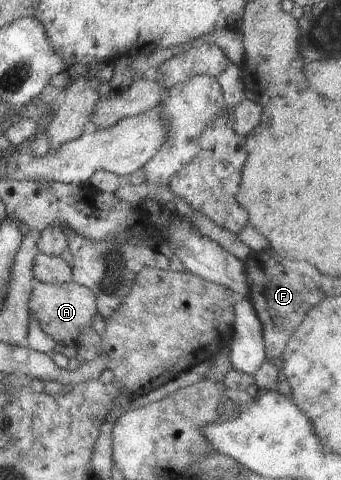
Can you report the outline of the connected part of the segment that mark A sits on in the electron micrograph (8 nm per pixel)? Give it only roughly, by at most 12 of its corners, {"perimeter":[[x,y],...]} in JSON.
{"perimeter":[[33,280],[28,307],[56,345],[76,345],[98,314],[73,282]]}

